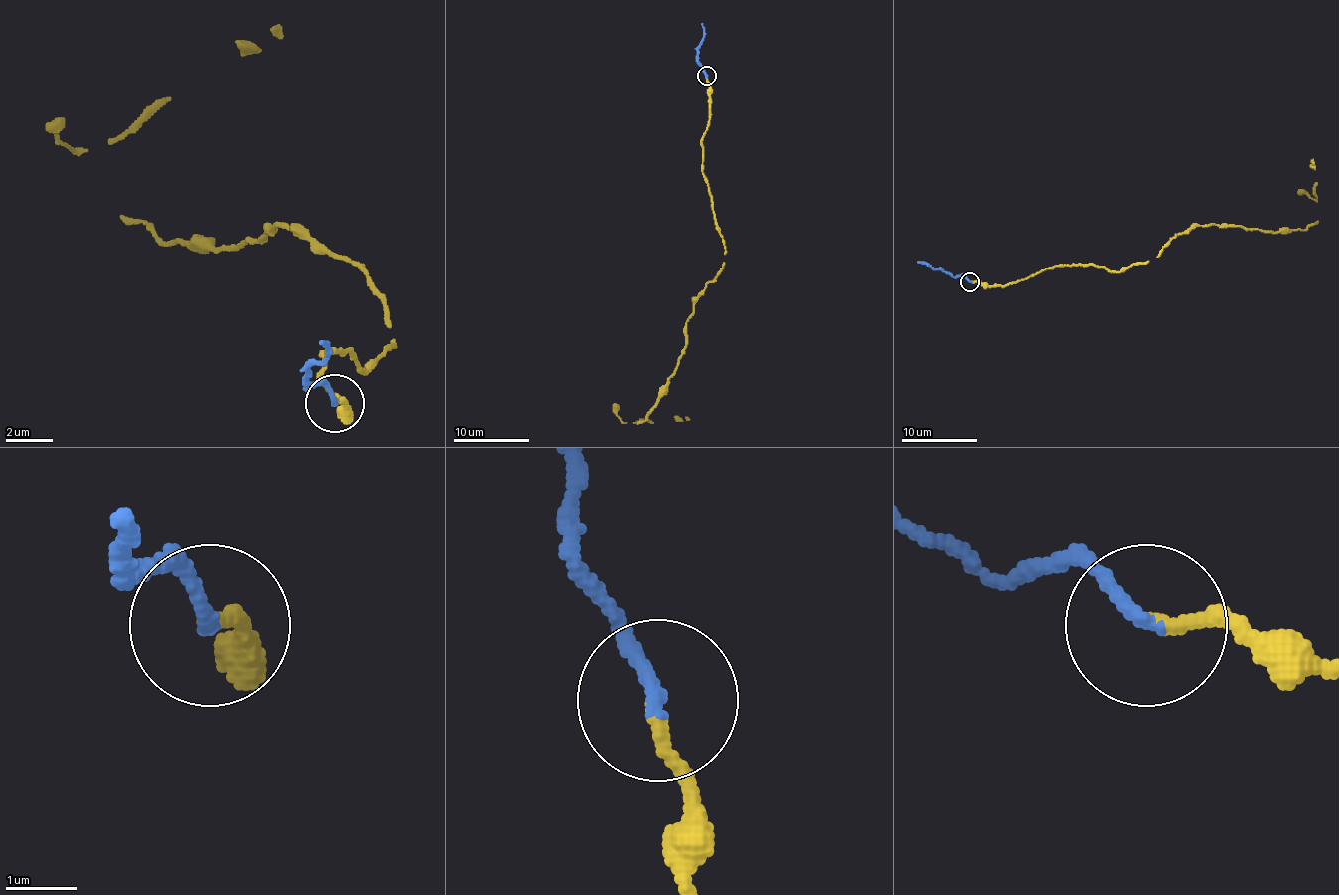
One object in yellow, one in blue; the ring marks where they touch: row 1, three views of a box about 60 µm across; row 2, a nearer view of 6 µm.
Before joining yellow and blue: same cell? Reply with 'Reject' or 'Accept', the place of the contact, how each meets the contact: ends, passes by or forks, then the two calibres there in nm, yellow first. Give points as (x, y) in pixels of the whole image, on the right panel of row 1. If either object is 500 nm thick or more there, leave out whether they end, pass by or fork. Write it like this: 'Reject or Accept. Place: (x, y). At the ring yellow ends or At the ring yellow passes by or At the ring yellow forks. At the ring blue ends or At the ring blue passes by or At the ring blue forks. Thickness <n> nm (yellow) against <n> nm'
Accept. Place: (970, 282). At the ring yellow ends. At the ring blue ends. Thickness 180 nm (yellow) against 190 nm

